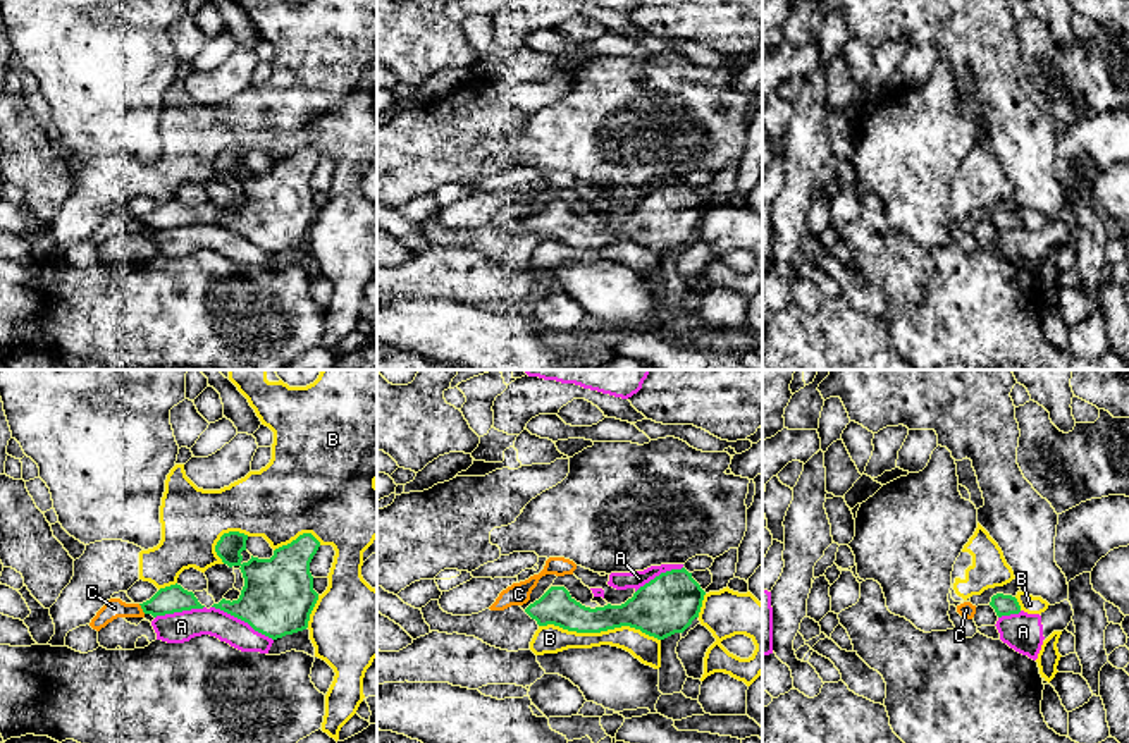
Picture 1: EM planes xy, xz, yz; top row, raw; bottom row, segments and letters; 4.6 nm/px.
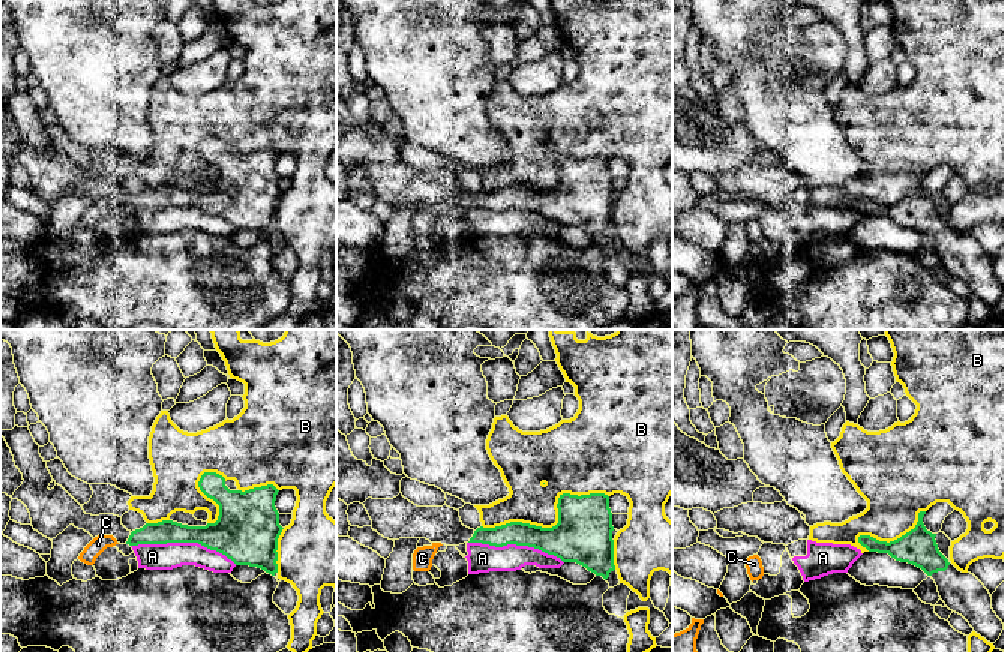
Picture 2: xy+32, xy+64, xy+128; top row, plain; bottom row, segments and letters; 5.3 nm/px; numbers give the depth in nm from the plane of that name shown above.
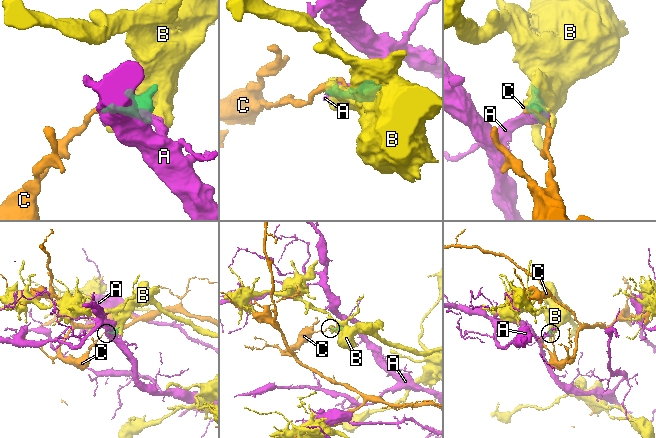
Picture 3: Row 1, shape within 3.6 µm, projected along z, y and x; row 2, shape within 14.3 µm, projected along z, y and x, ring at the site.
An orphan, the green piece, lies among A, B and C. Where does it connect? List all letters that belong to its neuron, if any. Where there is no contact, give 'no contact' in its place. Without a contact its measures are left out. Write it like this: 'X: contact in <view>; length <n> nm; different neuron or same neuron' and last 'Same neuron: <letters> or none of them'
A: contact in xy; length 340 nm; different neuron
B: contact in xz; length 550 nm; different neuron
C: contact in xy; length 60 nm; different neuron
Same neuron: none of them

